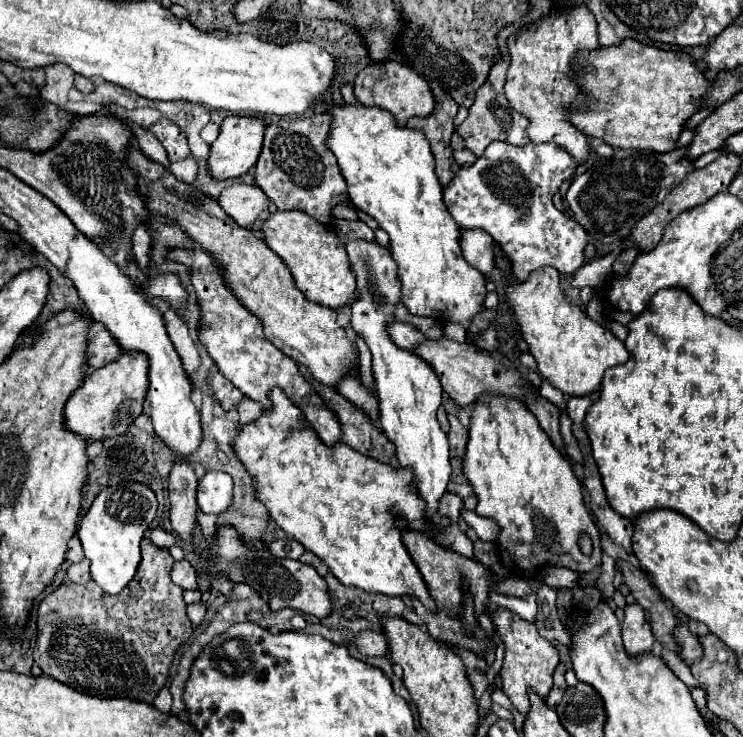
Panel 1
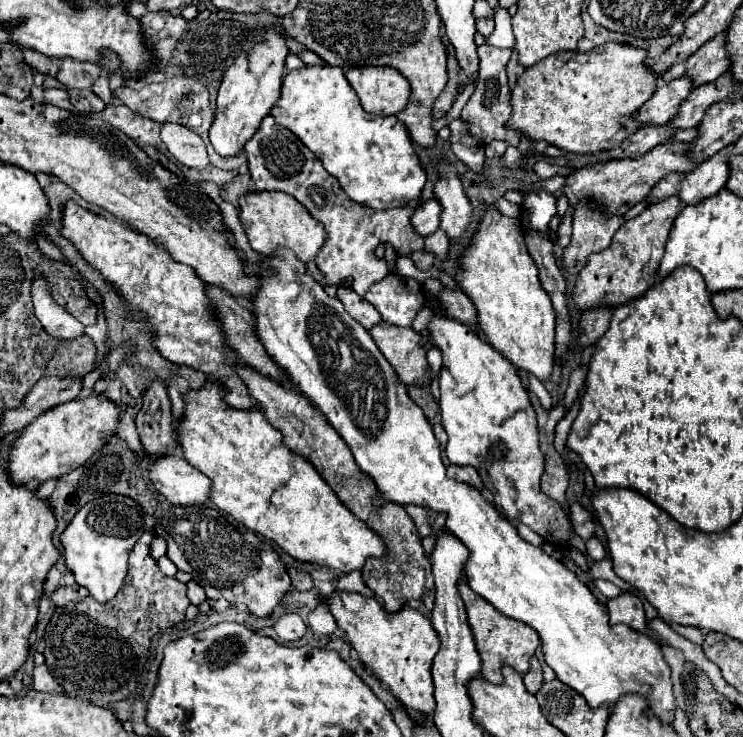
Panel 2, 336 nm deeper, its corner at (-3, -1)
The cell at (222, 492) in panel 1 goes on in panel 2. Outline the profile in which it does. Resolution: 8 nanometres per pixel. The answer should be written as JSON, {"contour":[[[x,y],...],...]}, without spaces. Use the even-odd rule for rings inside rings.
{"contour":[[[167,454],[163,458],[155,458],[149,470],[151,482],[171,504],[203,506],[209,502],[211,480],[193,468],[183,456]]]}

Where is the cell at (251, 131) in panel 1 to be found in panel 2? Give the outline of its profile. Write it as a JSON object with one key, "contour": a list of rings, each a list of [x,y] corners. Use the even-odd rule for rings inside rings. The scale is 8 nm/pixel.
{"contour":[[[267,32],[263,44],[257,44],[249,56],[239,56],[233,66],[227,68],[219,94],[217,94],[217,114],[209,130],[209,140],[217,154],[223,158],[237,156],[247,140],[257,132],[261,120],[271,112],[275,102],[281,98],[283,68],[289,48],[285,36],[279,32]]]}

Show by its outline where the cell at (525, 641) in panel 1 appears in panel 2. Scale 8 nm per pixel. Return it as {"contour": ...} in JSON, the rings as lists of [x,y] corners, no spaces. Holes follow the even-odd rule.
{"contour":[[[465,580],[459,584],[459,592],[461,592],[461,598],[465,600],[469,624],[477,642],[477,650],[481,654],[481,662],[483,662],[481,676],[491,684],[503,684],[503,674],[501,674],[503,666],[511,666],[519,674],[529,672],[529,660],[535,656],[535,650],[541,644],[537,632],[531,630],[529,624],[523,624],[515,618],[501,614],[493,604],[489,604],[485,598],[475,594]]]}

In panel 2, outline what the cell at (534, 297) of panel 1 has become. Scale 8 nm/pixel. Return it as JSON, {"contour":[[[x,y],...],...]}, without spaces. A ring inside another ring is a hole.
{"contour":[[[491,206],[471,246],[463,252],[461,268],[459,286],[475,304],[479,330],[485,332],[487,342],[517,368],[535,374],[541,382],[549,380],[555,356],[555,310],[527,252],[519,220],[507,218]]]}

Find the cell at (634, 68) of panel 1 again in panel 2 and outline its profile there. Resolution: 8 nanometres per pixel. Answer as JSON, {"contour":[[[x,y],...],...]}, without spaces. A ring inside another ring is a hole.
{"contour":[[[611,42],[603,44],[595,52],[589,52],[589,58],[588,53],[576,53],[577,62],[571,58],[562,64],[562,59],[557,57],[553,66],[553,56],[541,60],[517,78],[517,84],[511,92],[511,128],[519,128],[533,140],[547,140],[549,144],[573,154],[593,154],[619,148],[627,136],[641,128],[635,114],[655,94],[655,84],[659,76],[645,64],[647,54],[649,52],[643,48]]]}

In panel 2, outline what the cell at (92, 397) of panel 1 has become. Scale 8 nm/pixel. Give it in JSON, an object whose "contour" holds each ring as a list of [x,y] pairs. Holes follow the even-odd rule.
{"contour":[[[89,394],[87,398],[75,398],[47,410],[15,438],[7,466],[11,480],[15,484],[31,484],[33,480],[45,482],[79,468],[79,464],[85,464],[115,436],[121,414],[123,408],[103,394]]]}

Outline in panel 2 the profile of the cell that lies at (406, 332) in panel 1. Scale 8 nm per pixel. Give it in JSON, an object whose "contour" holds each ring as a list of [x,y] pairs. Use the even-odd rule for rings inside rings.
{"contour":[[[341,286],[337,290],[337,298],[343,302],[345,310],[365,328],[365,330],[371,330],[373,326],[381,324],[383,318],[381,314],[377,312],[375,306],[371,306],[363,296],[359,296],[351,286]]]}

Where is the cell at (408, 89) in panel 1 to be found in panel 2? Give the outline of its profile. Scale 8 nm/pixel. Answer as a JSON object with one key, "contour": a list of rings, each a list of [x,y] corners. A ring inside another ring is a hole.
{"contour":[[[389,66],[351,68],[347,72],[351,88],[357,92],[363,110],[377,116],[399,114],[411,94],[411,84],[401,72]]]}

